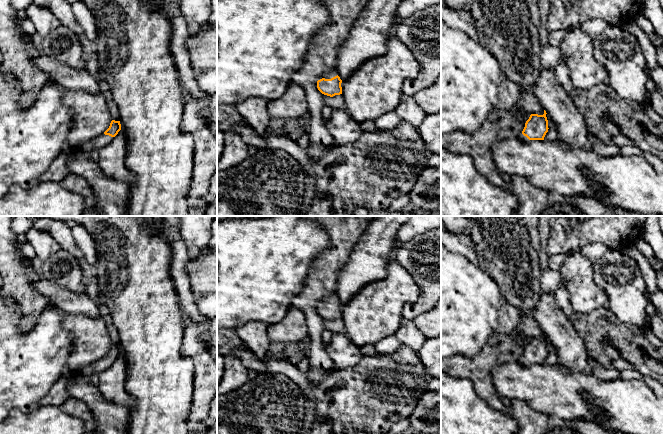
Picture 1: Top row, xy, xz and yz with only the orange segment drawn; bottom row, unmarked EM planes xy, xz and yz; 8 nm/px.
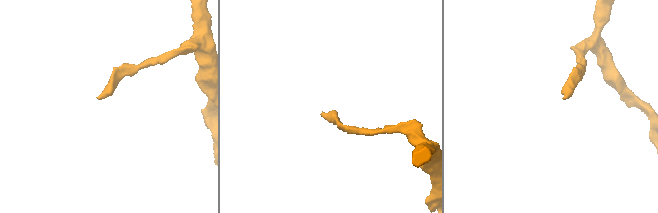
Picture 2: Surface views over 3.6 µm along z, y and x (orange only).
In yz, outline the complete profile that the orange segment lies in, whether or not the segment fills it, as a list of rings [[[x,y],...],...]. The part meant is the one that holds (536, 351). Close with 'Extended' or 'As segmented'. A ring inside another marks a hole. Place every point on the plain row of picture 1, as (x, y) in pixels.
[[[544,334],[543,339],[530,339],[529,343],[525,347],[522,357],[519,359],[519,363],[522,366],[529,366],[530,364],[544,364],[549,353],[546,338],[547,337]]]. Extended

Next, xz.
[[[336,294],[323,298],[323,302],[317,305],[318,314],[327,320],[333,321],[342,318],[342,304]]]. Extended

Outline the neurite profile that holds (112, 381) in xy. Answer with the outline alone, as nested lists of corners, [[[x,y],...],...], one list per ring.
[[[120,354],[107,370],[100,373],[97,388],[104,399],[132,408],[136,399],[128,394],[125,389],[126,378],[127,365],[125,357]]]

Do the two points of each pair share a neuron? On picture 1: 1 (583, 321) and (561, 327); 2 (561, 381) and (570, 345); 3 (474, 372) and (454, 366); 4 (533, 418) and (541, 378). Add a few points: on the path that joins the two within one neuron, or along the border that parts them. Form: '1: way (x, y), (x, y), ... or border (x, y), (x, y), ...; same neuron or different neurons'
1: border (567, 317), (584, 344); different neurons
2: border (558, 363), (570, 371), (587, 374); different neurons
3: way (469, 368), (459, 366); same neuron
4: border (514, 399), (524, 400), (551, 420); different neurons

